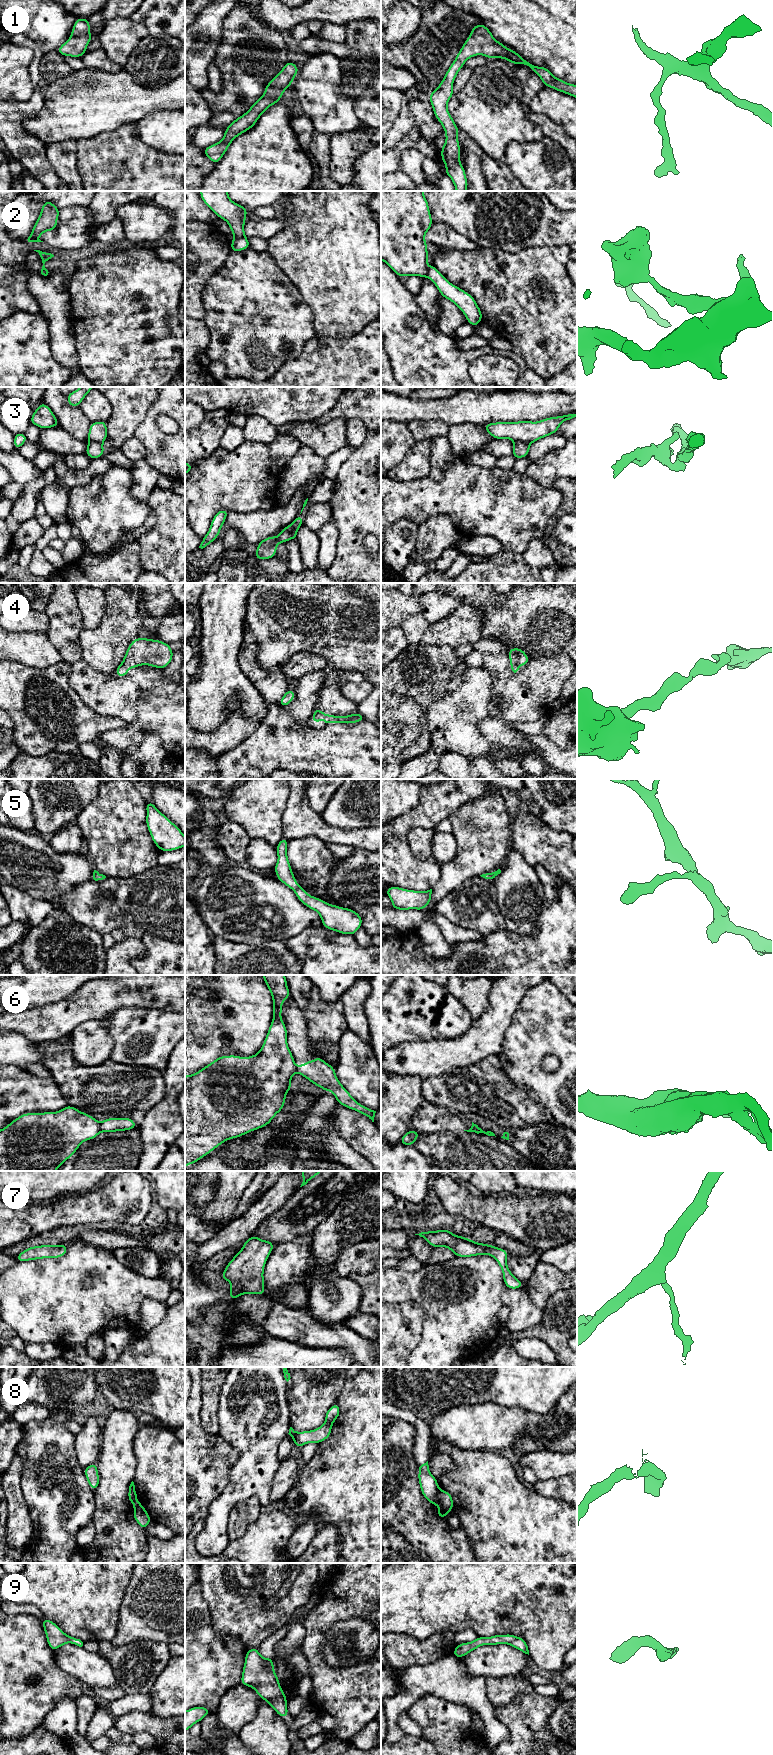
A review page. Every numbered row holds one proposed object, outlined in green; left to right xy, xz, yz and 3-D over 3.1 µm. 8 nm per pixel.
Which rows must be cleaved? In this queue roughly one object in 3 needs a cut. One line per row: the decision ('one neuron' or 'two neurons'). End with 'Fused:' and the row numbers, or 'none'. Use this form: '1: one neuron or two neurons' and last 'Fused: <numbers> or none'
1: one neuron
2: two neurons
3: two neurons
4: one neuron
5: one neuron
6: two neurons
7: one neuron
8: two neurons
9: one neuron
Fused: 2, 3, 6, 8

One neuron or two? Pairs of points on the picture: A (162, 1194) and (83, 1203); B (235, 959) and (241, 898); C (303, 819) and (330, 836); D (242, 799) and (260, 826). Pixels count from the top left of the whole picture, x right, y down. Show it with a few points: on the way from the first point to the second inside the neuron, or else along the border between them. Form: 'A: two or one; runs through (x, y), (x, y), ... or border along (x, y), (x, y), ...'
A: two; border along (151, 1182), (154, 1198)
B: two; border along (215, 935), (231, 941), (250, 944), (261, 943)
C: one; runs through (310, 824), (323, 831)
D: one; runs through (249, 806), (260, 819)

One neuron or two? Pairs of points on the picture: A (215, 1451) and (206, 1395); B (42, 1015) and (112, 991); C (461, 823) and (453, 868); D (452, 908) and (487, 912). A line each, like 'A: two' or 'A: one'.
A: two
B: one
C: one
D: one

